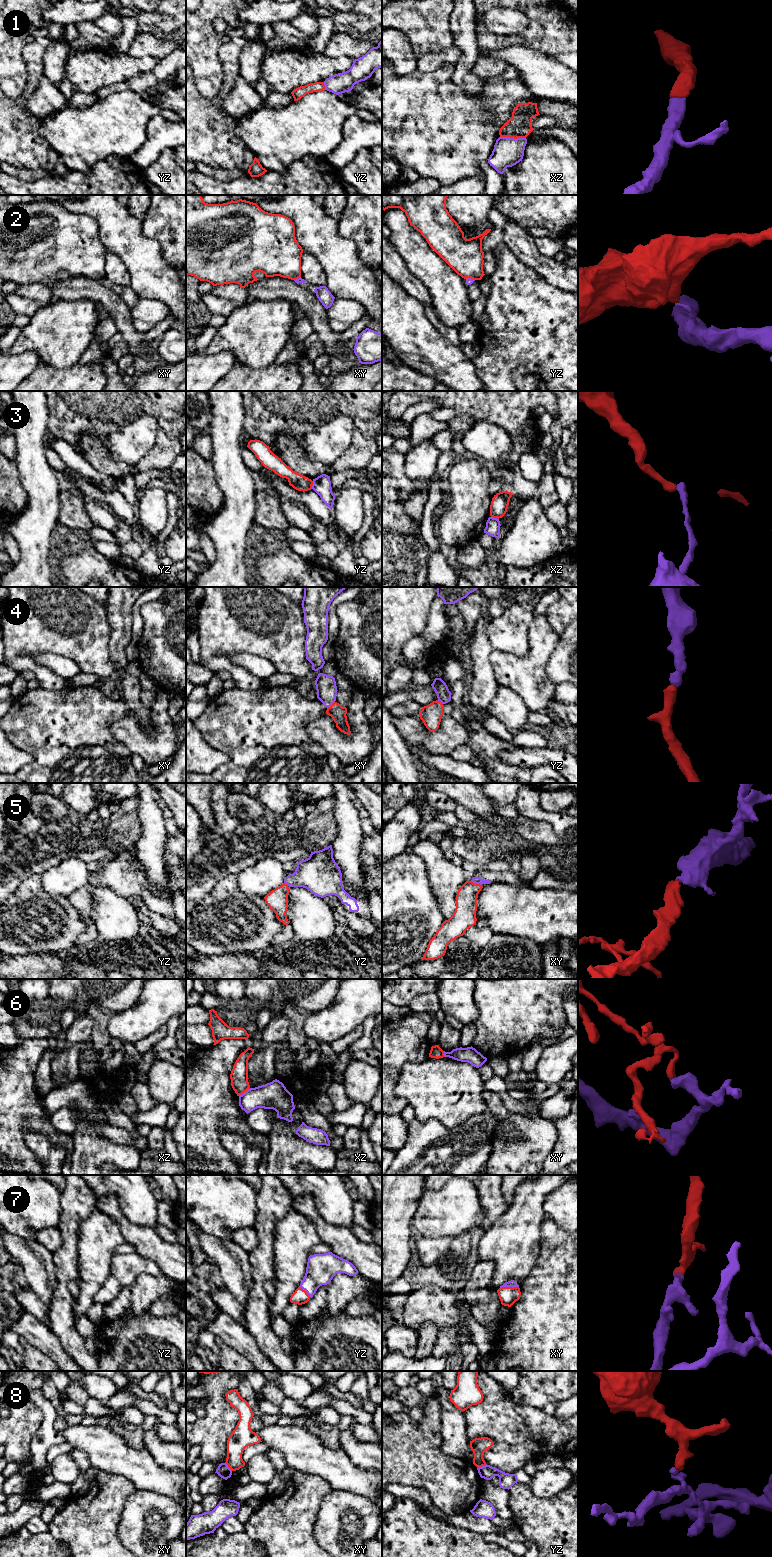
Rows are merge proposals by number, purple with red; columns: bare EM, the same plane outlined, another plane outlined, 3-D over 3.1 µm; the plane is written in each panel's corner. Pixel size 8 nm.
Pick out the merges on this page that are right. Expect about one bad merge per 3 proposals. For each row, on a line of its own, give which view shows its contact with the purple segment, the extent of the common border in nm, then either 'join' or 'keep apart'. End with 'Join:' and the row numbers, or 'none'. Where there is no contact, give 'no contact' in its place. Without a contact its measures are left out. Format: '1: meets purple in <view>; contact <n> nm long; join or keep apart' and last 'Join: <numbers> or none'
1: meets purple in xz; contact 200 nm long; join
2: meets purple in yz; contact 70 nm long; keep apart
3: meets purple in yz; contact 70 nm long; keep apart
4: meets purple in xy; contact 90 nm long; join
5: meets purple in xy; contact 90 nm long; join
6: meets purple in xz; contact 120 nm long; keep apart
7: meets purple in xy; contact 150 nm long; join
8: meets purple in yz; contact 90 nm long; keep apart
Join: 1, 4, 5, 7

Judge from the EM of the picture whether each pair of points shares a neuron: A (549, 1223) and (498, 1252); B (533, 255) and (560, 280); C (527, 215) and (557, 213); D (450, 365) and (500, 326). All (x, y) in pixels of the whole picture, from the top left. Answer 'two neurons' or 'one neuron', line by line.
A: two neurons
B: one neuron
C: one neuron
D: two neurons

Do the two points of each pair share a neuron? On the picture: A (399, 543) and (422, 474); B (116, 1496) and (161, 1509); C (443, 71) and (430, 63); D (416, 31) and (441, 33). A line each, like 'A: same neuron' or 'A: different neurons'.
A: different neurons
B: different neurons
C: different neurons
D: same neuron

